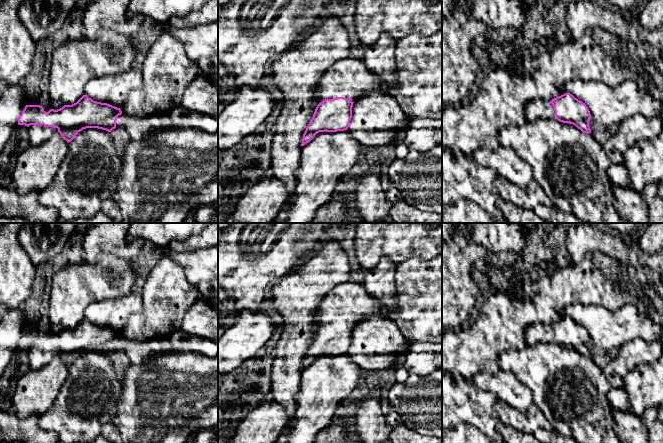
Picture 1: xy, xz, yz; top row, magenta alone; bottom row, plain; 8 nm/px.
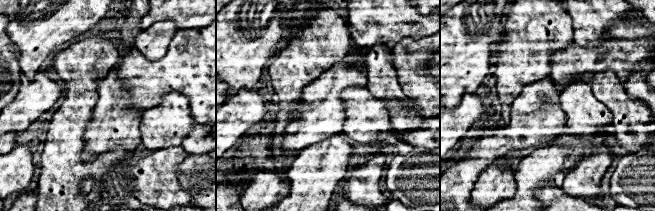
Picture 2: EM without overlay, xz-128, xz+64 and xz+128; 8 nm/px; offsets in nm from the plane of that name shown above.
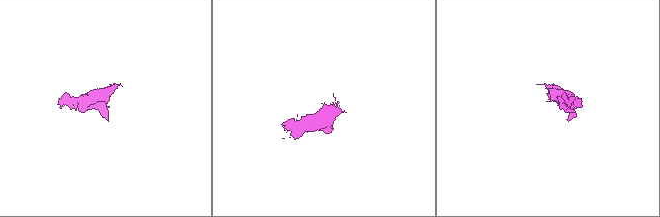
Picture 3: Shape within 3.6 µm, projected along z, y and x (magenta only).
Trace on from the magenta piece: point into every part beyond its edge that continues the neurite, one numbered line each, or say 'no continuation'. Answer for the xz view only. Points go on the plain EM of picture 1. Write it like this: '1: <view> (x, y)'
1: xz (417, 309)

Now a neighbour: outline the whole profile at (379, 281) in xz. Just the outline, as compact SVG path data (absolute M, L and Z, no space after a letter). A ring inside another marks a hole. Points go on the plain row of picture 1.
M382 257L371 269L363 270L367 292L379 303L393 310L395 295L395 273L397 265L387 257Z

